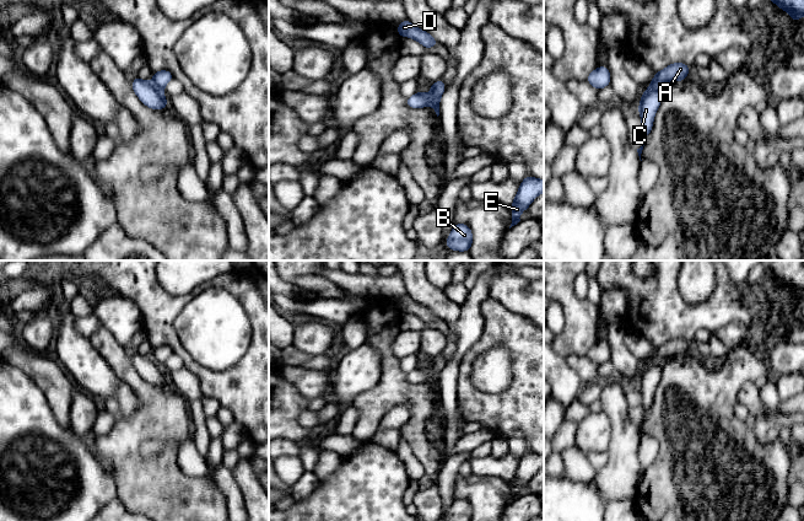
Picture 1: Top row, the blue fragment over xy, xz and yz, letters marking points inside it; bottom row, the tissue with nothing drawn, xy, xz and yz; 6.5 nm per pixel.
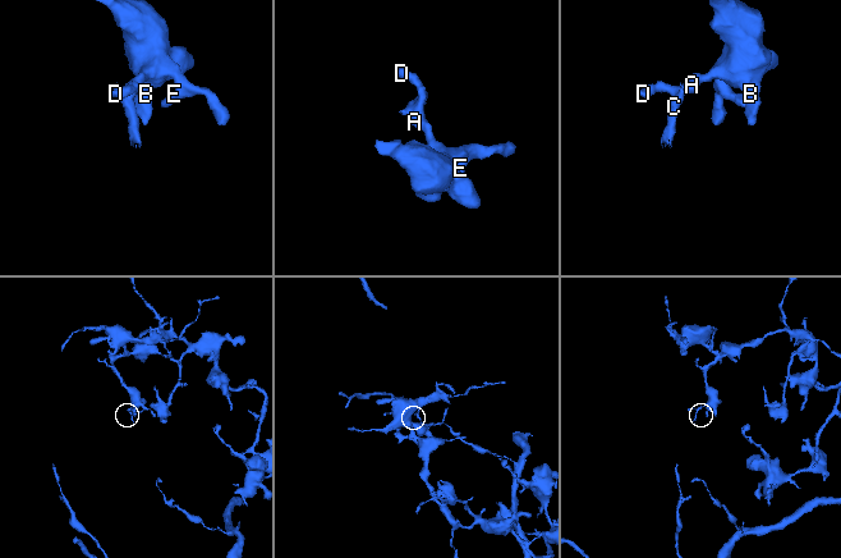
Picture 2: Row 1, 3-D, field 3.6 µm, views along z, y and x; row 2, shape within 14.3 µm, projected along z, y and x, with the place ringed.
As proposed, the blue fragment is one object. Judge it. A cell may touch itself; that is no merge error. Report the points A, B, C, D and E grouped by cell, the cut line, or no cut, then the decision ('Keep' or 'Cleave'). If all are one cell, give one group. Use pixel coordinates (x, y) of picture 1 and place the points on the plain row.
Groups: A B D E / C. Split along yz (662, 361), (652, 361), (648, 365). Cleave

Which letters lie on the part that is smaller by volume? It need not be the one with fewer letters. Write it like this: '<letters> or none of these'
C

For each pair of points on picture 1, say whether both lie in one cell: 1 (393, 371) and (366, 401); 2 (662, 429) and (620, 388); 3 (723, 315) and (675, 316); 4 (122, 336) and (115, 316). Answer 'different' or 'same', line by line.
1: same
2: different
3: same
4: same

